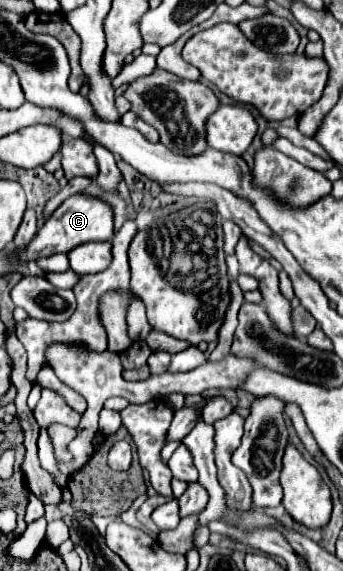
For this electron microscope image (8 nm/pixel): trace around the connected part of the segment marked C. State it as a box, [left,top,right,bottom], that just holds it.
[19,195,113,259]

